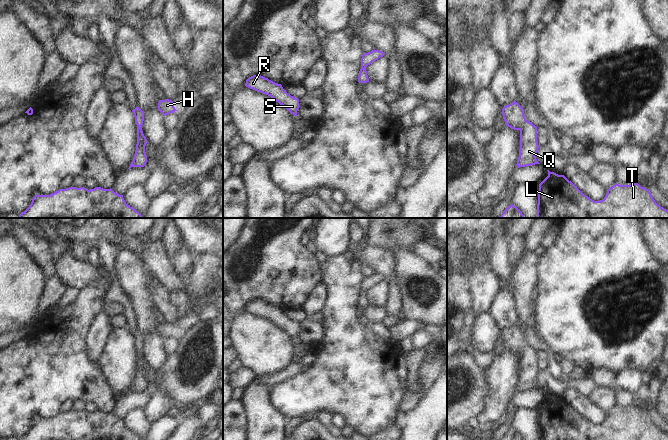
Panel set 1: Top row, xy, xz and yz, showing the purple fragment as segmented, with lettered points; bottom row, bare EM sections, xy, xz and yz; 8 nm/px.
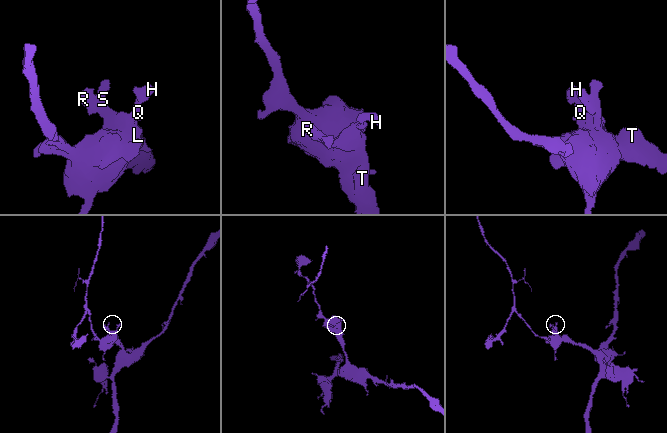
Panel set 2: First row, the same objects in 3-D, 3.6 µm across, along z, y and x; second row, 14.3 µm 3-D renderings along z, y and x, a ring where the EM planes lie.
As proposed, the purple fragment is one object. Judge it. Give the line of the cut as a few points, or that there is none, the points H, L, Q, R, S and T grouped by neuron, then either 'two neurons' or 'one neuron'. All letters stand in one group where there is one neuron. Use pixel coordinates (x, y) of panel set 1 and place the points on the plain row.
no cut | H L Q R S T | one neuron

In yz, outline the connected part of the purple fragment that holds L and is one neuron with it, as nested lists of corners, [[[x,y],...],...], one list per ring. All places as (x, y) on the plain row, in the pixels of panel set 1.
[[[547,395],[548,400],[539,408],[537,440],[668,440],[668,434],[658,429],[650,415],[638,407],[616,407],[607,413],[603,424],[594,425],[564,399]]]

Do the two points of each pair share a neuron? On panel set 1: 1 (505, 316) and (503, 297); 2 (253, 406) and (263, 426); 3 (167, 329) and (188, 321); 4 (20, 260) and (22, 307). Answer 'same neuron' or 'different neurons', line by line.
1: same neuron
2: same neuron
3: same neuron
4: same neuron

